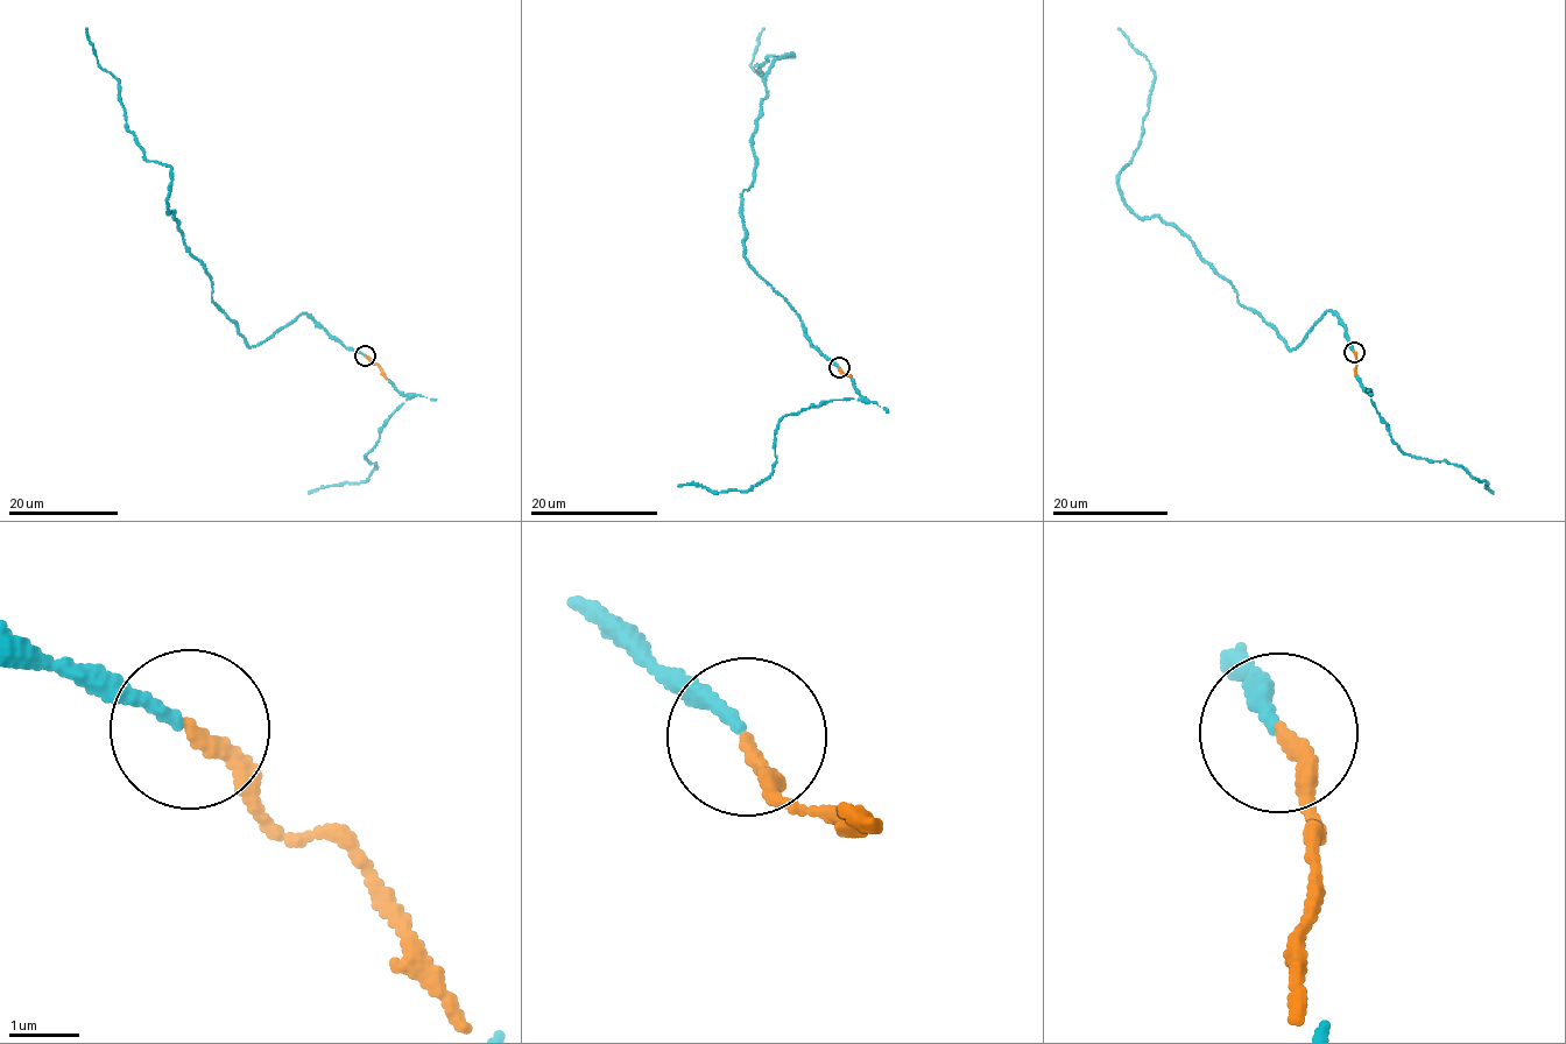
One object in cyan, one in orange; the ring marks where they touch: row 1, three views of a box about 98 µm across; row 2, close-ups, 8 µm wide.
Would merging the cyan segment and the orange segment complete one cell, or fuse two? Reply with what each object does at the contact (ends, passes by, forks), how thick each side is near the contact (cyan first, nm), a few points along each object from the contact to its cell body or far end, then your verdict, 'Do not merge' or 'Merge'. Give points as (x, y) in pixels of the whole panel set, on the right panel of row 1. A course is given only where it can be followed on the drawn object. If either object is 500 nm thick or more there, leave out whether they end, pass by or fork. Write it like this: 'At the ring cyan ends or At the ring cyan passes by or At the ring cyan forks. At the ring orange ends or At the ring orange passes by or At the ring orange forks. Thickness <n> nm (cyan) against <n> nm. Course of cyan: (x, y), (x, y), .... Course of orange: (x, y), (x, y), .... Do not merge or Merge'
At the ring cyan ends. At the ring orange ends. Thickness 180 nm (cyan) against 220 nm. Course of cyan: (1354, 352), (1332, 311), (1289, 348), (1186, 235), (1133, 212), (1117, 174), (1141, 140), (1155, 76), (1117, 28). Course of orange: (1353, 352), (1358, 361), (1355, 375). Merge

